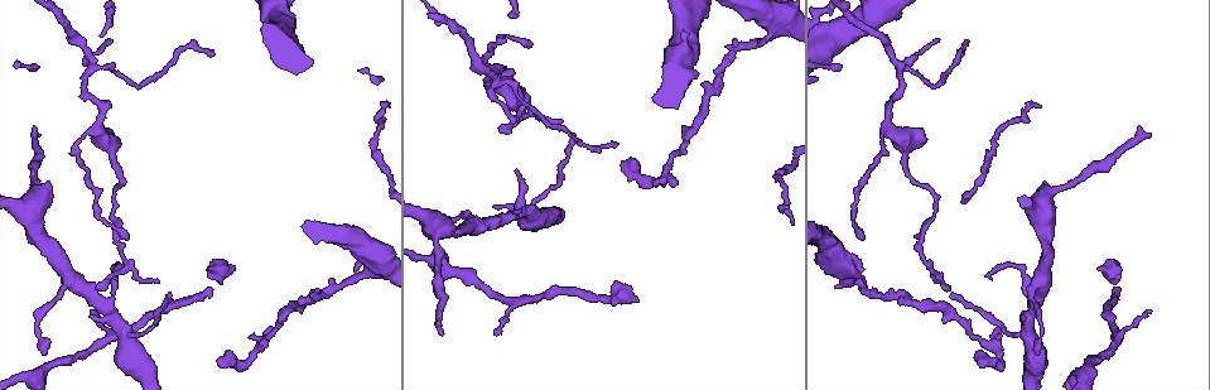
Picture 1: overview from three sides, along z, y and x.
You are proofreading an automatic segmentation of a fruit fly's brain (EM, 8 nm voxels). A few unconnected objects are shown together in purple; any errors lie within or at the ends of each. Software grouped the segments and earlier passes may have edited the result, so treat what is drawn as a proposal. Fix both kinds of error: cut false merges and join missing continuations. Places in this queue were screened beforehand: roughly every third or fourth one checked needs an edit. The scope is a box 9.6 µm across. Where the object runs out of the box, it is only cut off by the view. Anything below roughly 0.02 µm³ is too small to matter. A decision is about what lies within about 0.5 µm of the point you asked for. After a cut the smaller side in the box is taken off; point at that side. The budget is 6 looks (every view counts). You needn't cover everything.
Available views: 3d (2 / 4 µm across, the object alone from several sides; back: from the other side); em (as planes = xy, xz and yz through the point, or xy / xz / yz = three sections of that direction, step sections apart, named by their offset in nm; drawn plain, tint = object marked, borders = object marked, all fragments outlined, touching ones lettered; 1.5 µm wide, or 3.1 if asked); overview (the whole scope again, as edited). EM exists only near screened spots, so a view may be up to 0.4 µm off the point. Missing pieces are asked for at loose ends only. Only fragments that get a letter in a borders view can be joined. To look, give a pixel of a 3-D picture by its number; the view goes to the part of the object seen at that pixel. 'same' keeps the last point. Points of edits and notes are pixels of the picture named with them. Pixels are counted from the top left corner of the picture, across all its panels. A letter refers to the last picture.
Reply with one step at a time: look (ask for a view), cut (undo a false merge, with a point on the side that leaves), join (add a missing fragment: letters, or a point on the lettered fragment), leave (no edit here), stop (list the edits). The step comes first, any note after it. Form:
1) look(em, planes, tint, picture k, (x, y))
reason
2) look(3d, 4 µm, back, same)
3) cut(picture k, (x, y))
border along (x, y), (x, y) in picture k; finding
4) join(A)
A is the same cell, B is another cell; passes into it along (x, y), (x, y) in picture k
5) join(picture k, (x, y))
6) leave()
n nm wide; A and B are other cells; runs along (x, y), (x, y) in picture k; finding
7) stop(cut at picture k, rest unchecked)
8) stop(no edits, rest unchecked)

look(3d, 2 µm, back, picture 1, (498, 82))

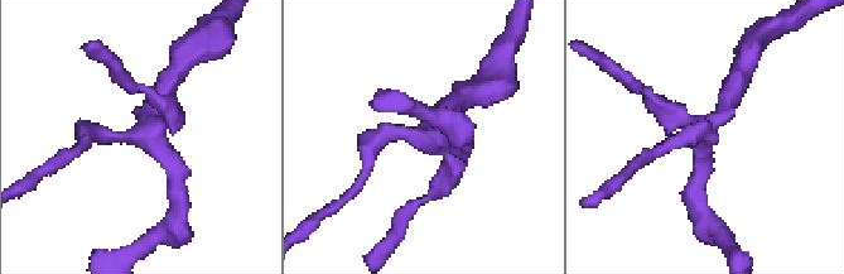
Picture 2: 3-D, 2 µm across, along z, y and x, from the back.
look(em, planes, plain, picture 2, (423, 137))

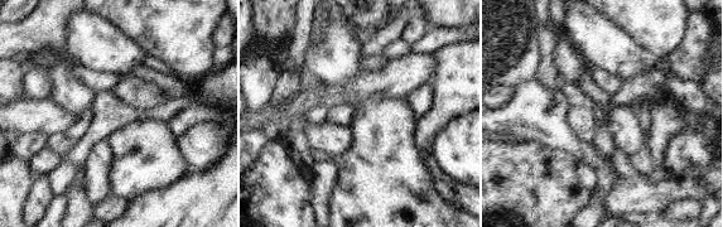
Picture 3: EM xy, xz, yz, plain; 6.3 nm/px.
look(em, planes, borders, same)

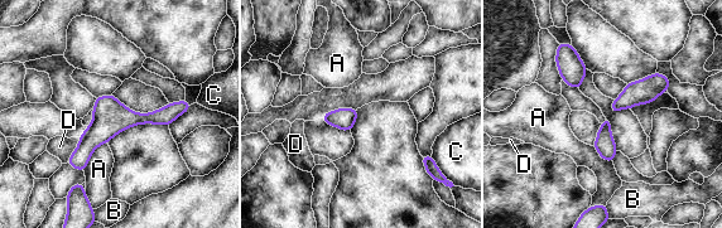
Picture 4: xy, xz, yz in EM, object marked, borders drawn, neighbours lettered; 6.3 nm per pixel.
leave()
A touches over 240 nm; A, B, C and D are other cells; border along (106, 142), (95, 149), (83, 171) in picture 4; continuous, no second cell

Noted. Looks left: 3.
look(em, yz, step 8, tint, picture 1, (645, 184))
sharp bend

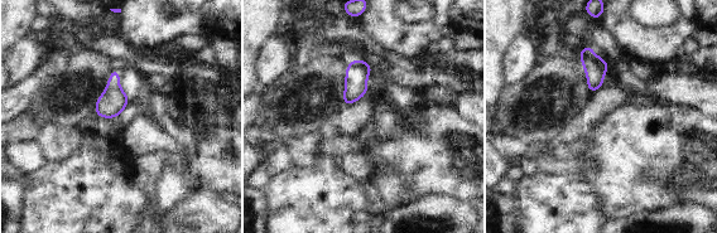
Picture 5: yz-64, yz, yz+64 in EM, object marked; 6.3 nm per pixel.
look(em, planes, borders, same)

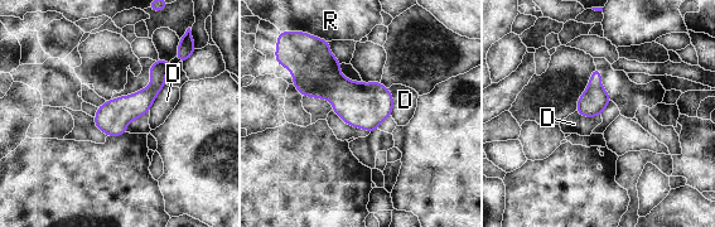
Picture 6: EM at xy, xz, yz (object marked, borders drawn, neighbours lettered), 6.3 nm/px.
leave()
D touches over 200 nm; D and R are other cells; one cell here

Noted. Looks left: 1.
stop(no edits, rest unchecked)

